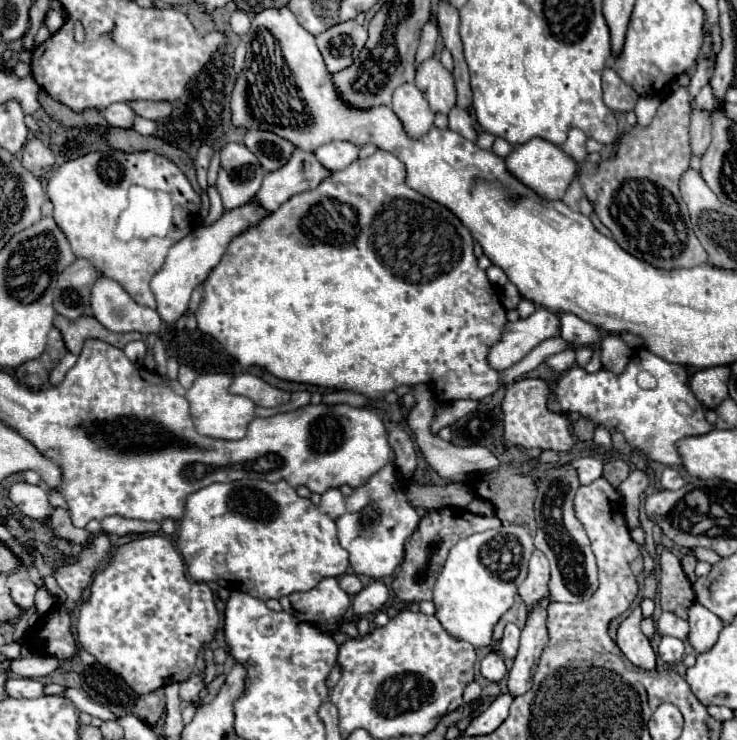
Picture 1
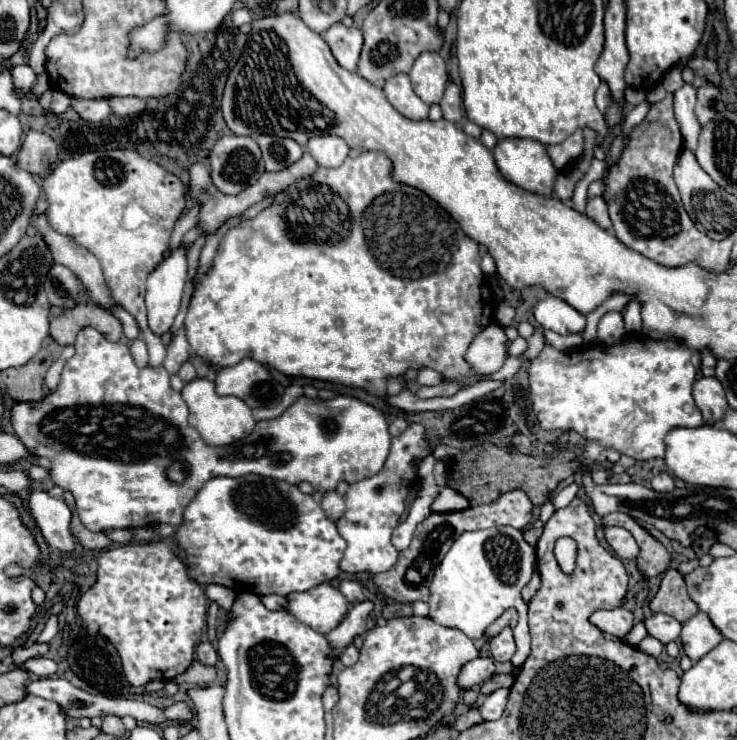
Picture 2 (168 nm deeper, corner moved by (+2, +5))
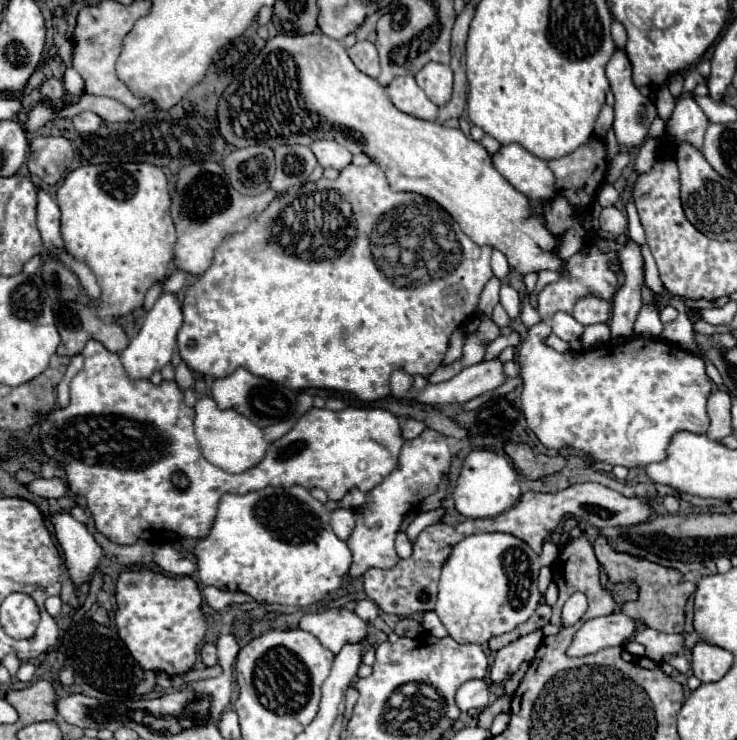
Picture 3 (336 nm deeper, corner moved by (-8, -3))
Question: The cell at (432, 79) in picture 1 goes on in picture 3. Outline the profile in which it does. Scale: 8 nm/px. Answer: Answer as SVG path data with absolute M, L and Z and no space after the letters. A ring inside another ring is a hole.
M431 61L415 75L415 81L435 105L441 107L451 99L453 71L449 65Z

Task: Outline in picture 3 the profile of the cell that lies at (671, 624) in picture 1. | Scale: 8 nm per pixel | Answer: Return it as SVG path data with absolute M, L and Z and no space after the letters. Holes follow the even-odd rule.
M643 629L639 633L635 633L631 639L627 639L623 643L623 647L629 641L637 641L645 647L645 657L649 657L651 661L659 663L661 659L665 659L667 655L675 655L679 653L679 649L683 647L683 635L667 635L667 633L657 633L655 629Z

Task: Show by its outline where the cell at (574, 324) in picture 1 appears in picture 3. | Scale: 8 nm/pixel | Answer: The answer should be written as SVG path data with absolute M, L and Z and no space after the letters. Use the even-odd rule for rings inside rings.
M557 313L553 319L551 319L551 329L553 329L553 333L559 337L559 339L563 339L563 341L577 341L581 335L583 335L583 325L581 323L577 323L575 319L573 319L573 315L569 315L569 313Z

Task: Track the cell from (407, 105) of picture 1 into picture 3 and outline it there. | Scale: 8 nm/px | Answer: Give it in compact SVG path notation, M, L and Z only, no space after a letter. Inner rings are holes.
M413 75L395 77L387 85L387 95L393 101L393 105L403 113L409 113L413 117L427 119L427 121L435 121L437 117L437 105L429 101L429 97L417 85Z

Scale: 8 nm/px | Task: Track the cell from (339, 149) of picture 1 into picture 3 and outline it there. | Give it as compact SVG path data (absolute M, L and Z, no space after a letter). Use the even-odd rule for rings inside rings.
M321 139L321 141L311 143L311 151L315 153L321 167L335 167L339 171L345 169L353 157L343 145L329 141L329 139Z

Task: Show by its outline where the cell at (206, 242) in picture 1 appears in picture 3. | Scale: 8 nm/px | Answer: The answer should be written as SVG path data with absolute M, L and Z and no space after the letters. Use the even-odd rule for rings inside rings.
M163 293L157 299L157 303L153 305L153 309L145 315L145 321L143 321L139 333L119 353L121 363L131 379L149 379L153 375L153 371L161 371L171 361L171 355L177 345L175 337L177 337L181 323L183 323L183 315L181 315L181 305L177 301L177 297L173 293Z

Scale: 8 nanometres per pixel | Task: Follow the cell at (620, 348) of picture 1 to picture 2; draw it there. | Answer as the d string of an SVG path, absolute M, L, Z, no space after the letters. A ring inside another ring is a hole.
M607 313L601 321L599 321L599 329L597 329L597 337L599 343L611 347L623 341L625 337L625 329L623 329L623 317L621 313Z

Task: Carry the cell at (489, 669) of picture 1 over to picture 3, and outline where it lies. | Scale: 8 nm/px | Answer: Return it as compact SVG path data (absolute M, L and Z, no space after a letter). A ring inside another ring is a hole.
M473 679L463 683L455 695L455 705L463 713L467 713L469 709L485 709L487 701L489 701L489 685L485 679Z

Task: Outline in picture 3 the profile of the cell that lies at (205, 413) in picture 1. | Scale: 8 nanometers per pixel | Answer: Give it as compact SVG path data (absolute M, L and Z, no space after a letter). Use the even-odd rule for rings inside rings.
M211 397L197 399L195 435L197 435L203 457L227 473L243 473L243 471L255 467L257 463L261 463L261 459L267 451L267 441L259 427L255 427L247 417L239 415L235 409L227 409L227 411L217 409L217 405Z

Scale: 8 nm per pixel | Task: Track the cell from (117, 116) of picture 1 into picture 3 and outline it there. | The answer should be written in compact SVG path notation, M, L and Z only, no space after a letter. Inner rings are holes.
M85 111L85 113L79 113L73 117L73 125L79 133L93 133L101 127L101 117L91 111Z

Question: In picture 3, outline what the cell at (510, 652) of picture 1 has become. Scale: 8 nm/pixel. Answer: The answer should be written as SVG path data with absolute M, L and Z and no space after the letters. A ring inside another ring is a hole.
M537 629L529 635L513 641L511 645L499 649L495 655L495 663L489 671L489 683L501 683L509 675L513 675L523 661L533 661L541 639L543 639L541 629Z

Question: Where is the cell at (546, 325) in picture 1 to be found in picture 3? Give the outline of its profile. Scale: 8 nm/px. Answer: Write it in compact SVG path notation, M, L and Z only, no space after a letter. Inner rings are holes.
M493 359L489 363L477 363L465 367L453 379L443 383L427 383L425 393L417 393L417 401L425 405L443 405L443 403L467 403L475 397L481 397L499 385L505 383L503 363Z

